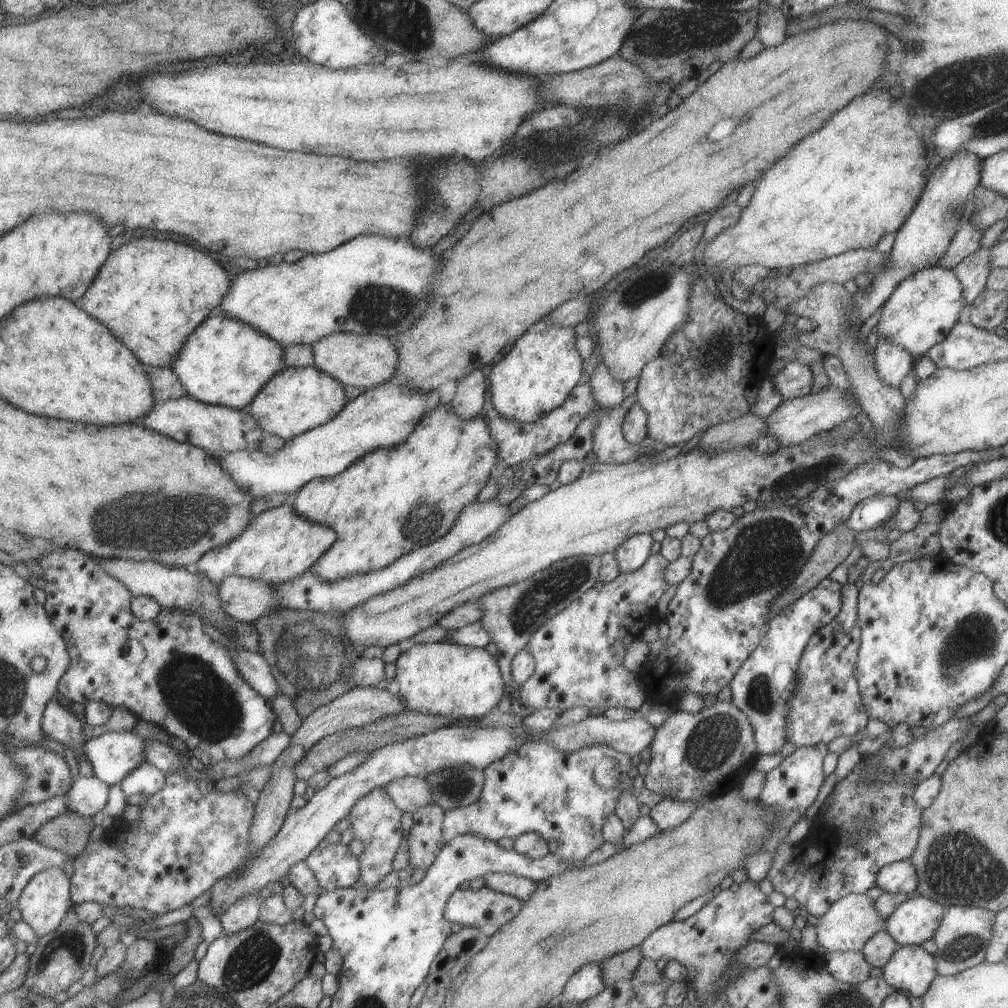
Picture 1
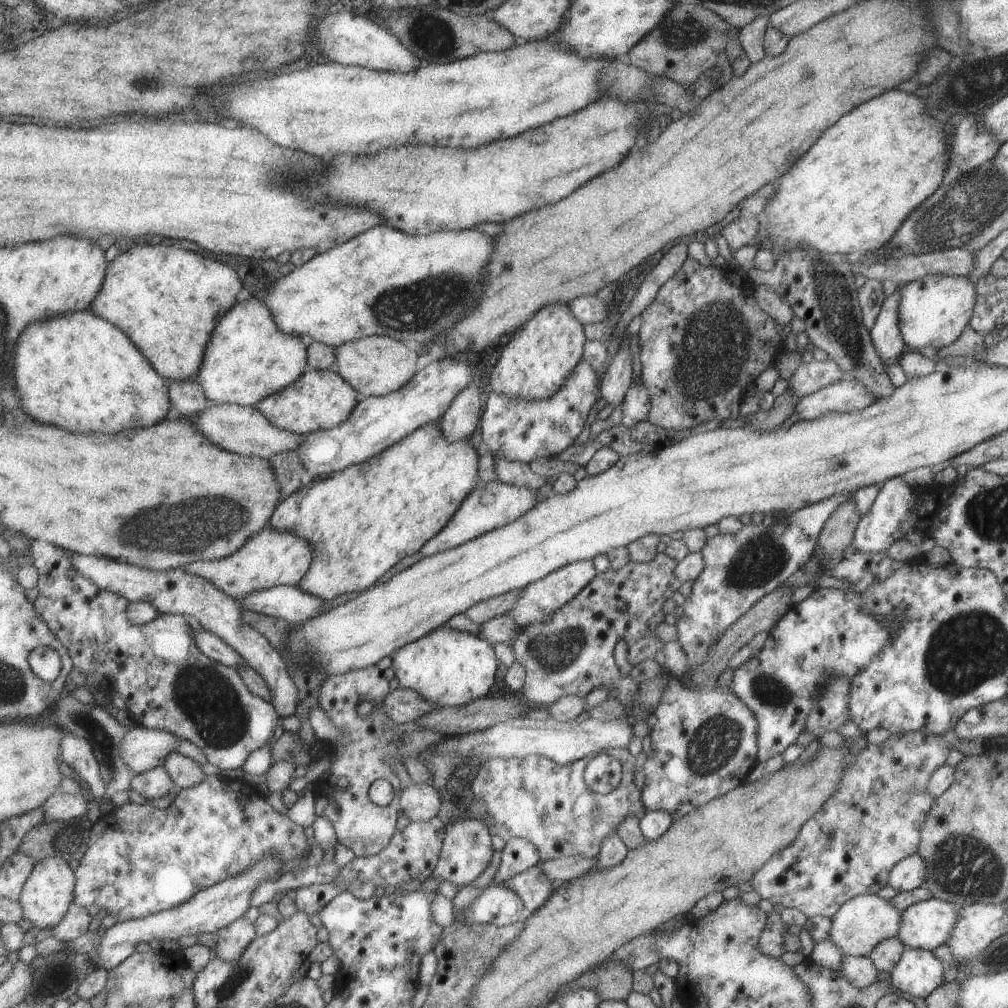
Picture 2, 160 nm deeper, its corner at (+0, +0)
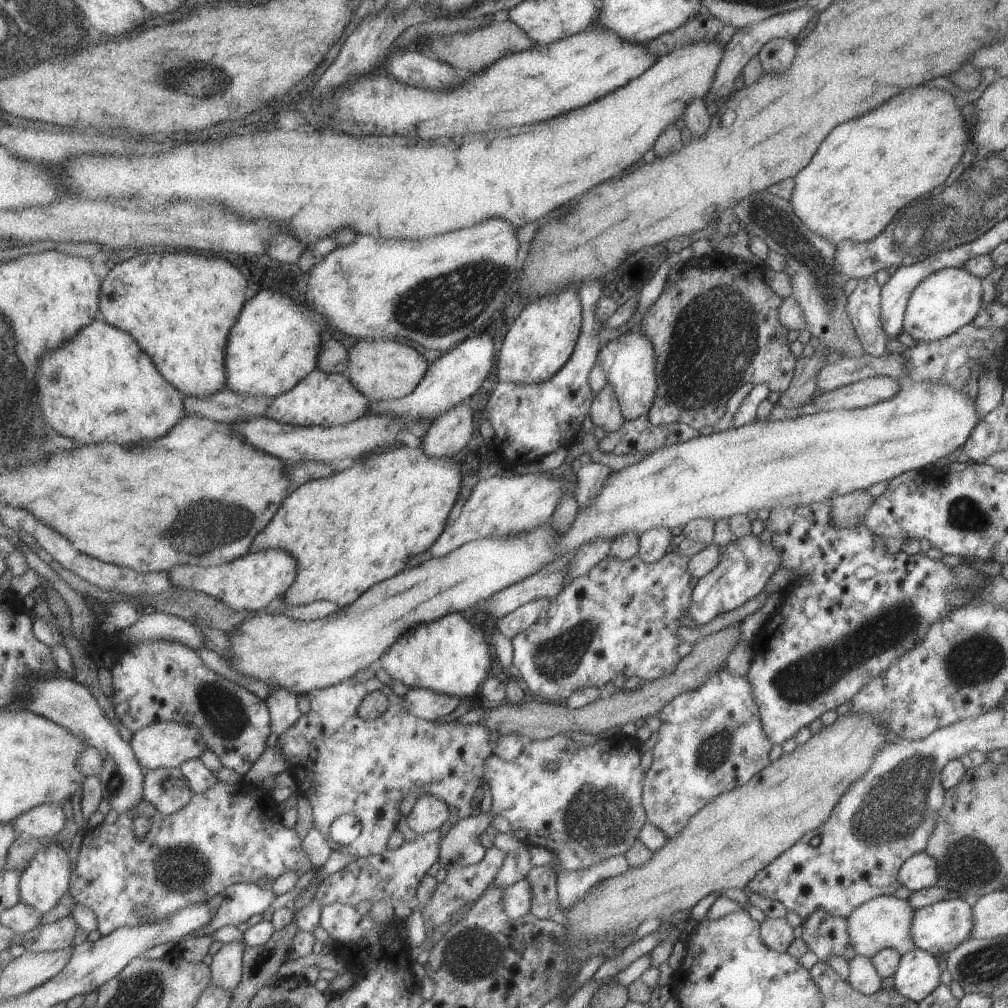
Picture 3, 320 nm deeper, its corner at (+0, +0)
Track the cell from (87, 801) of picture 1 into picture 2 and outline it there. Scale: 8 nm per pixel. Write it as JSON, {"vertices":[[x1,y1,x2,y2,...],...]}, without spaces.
{"vertices":[[57,791,57,793,42,806,45,811,45,822,51,821,70,821,87,814,89,810,89,804,85,800,87,791,80,791,77,794,63,793]]}

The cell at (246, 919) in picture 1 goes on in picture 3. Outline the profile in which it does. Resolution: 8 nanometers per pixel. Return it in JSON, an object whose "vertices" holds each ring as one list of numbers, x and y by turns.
{"vertices":[[242,938,239,944,238,942,224,944,213,956,210,967,212,968,212,982,215,986,236,993,244,975,246,948,246,940]]}

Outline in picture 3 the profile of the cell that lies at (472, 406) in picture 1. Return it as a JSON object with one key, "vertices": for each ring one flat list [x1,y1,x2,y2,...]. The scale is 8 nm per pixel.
{"vertices":[[461,402,433,422,421,446,430,457,454,458,471,440,471,428,471,412]]}

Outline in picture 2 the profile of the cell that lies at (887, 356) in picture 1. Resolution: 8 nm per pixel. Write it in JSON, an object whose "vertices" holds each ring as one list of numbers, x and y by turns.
{"vertices":[[895,284,897,288,882,302,878,315,869,334,874,349,881,360,897,359,905,350,906,344,899,330,898,302,900,288,903,284]]}

